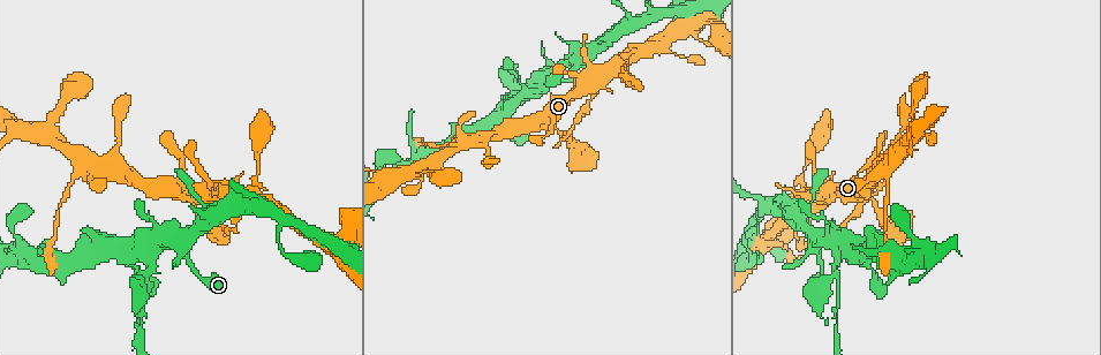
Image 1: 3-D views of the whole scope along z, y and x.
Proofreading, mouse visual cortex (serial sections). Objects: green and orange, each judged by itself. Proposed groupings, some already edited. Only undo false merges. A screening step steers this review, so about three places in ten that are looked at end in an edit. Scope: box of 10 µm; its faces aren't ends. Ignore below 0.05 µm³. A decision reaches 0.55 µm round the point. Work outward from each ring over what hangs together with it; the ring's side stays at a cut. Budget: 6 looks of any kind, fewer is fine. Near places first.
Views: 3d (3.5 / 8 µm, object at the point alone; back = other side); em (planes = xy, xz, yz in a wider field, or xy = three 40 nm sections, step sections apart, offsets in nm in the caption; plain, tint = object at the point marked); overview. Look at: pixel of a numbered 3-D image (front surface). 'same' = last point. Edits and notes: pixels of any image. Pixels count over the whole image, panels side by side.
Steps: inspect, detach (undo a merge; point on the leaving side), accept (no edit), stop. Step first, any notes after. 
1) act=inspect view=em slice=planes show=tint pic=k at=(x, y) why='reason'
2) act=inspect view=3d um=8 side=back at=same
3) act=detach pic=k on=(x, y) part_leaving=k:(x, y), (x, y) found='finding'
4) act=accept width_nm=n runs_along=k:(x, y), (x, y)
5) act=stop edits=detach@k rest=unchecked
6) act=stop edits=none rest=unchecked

act=inspect view=3d um=8 pic=1 at=(809, 218) why='calibre changes'

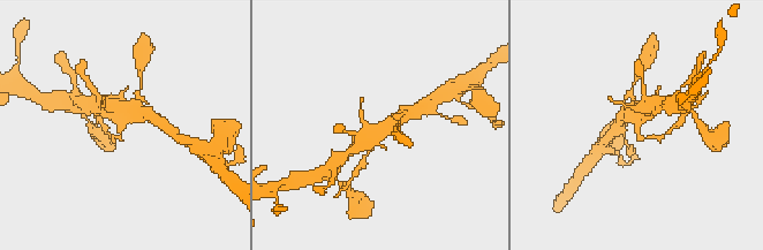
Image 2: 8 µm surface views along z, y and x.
act=inspect view=em slice=planes show=tint at=same arm_widths_nm=150,500

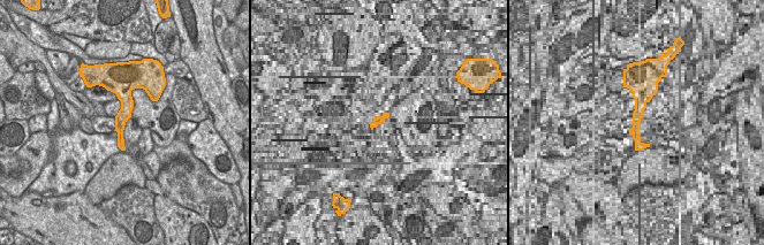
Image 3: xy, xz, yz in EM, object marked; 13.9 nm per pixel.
act=detach pic=2 on=(658, 137) part_leaving=2:(637, 135), (659, 138), (675, 126) found='two cells meet here'

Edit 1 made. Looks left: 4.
act=inspect view=overview why='redraw'

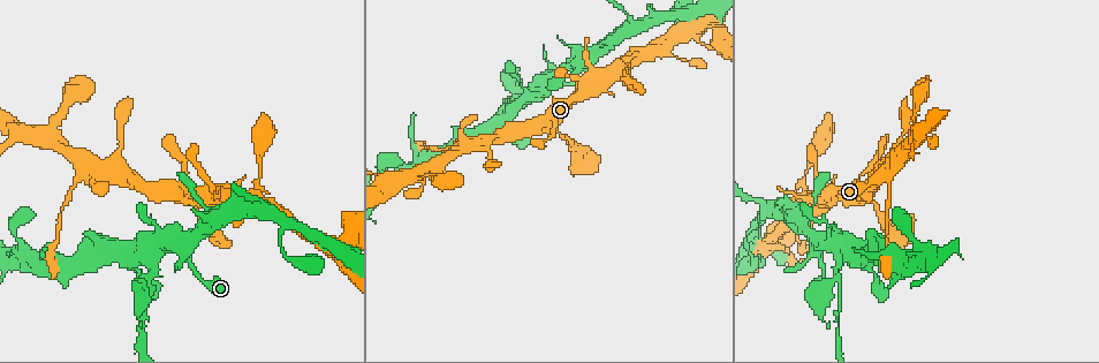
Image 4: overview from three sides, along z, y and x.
act=inspect view=3d um=8 pic=4 at=(766, 249) why='sudden change in width'

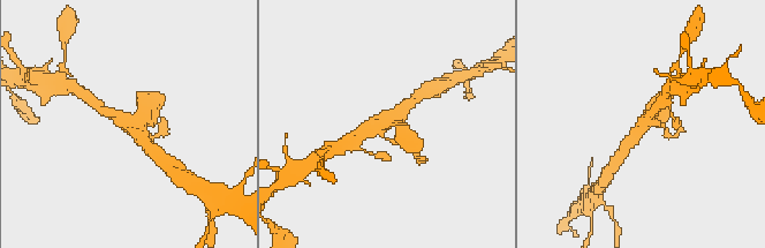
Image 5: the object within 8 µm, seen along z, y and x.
act=inspect view=3d um=3.5 at=same why='zoom in'

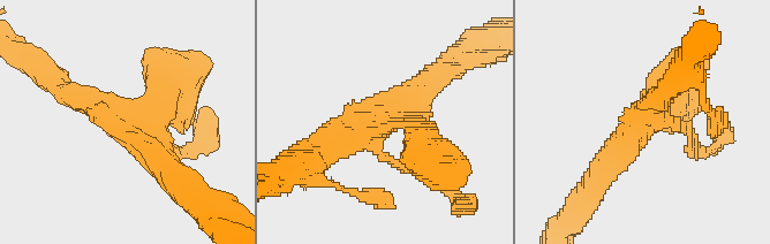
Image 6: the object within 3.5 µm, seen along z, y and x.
act=inspect view=em slice=xy step=2 show=tint pic=6 at=(388, 122) arms=4 arm_widths_nm=100,350,350,450 why='now the EM'

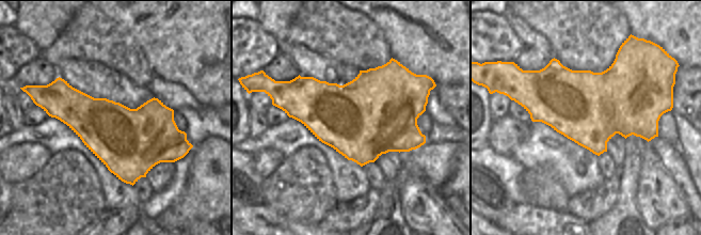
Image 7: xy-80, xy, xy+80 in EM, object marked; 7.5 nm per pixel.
act=accept width_nm=600 runs_along=6:(327, 149), (409, 122), (430, 157) found='all the same cell'

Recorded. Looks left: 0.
act=stop edits=detach@2 rest=unchecked

